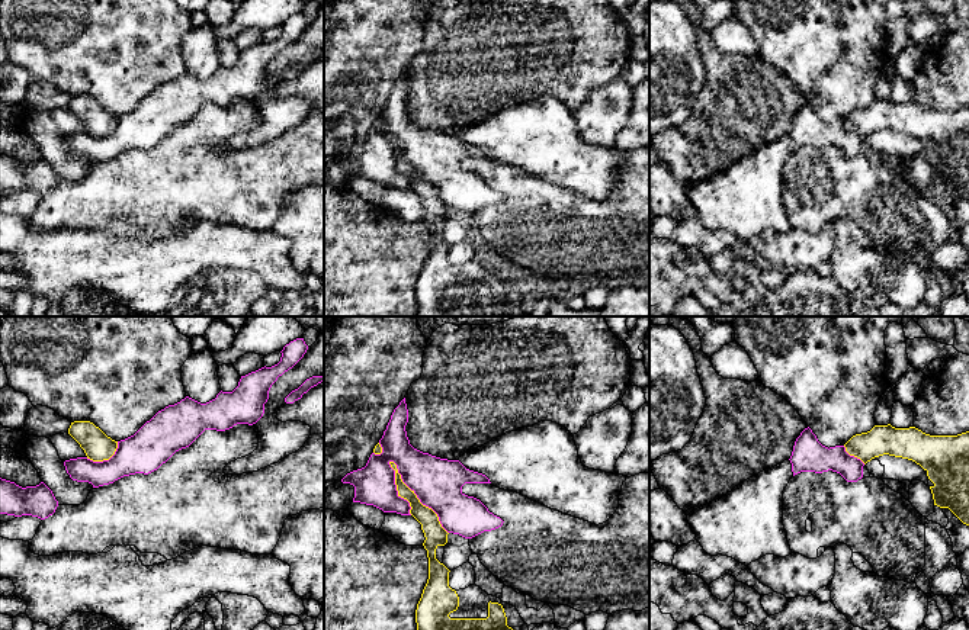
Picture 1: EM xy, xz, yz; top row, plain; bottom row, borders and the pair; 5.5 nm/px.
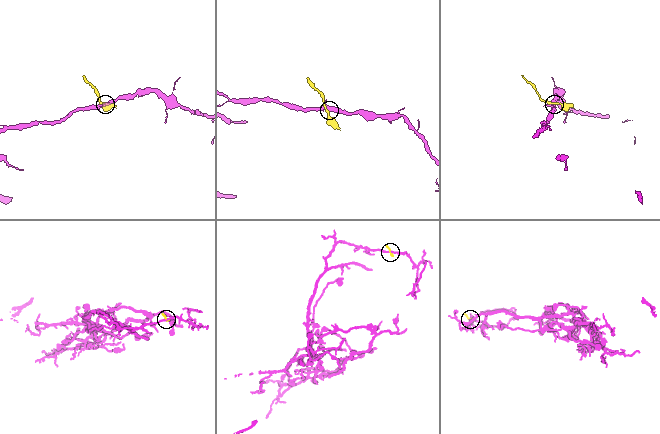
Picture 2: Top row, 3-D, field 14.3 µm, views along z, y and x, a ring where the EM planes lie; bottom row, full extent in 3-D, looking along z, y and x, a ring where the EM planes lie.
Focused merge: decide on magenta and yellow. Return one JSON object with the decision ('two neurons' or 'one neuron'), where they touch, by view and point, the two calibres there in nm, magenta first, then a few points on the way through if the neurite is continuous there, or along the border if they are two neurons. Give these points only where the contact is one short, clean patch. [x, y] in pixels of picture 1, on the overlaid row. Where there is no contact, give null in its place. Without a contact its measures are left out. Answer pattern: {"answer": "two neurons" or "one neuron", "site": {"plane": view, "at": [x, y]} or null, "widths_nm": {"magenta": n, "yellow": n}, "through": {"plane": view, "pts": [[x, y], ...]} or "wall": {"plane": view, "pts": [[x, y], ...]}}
{"answer": "two neurons", "site": {"plane": "xz", "at": [417, 497]}, "widths_nm": {"magenta": 280, "yellow": 120}}

